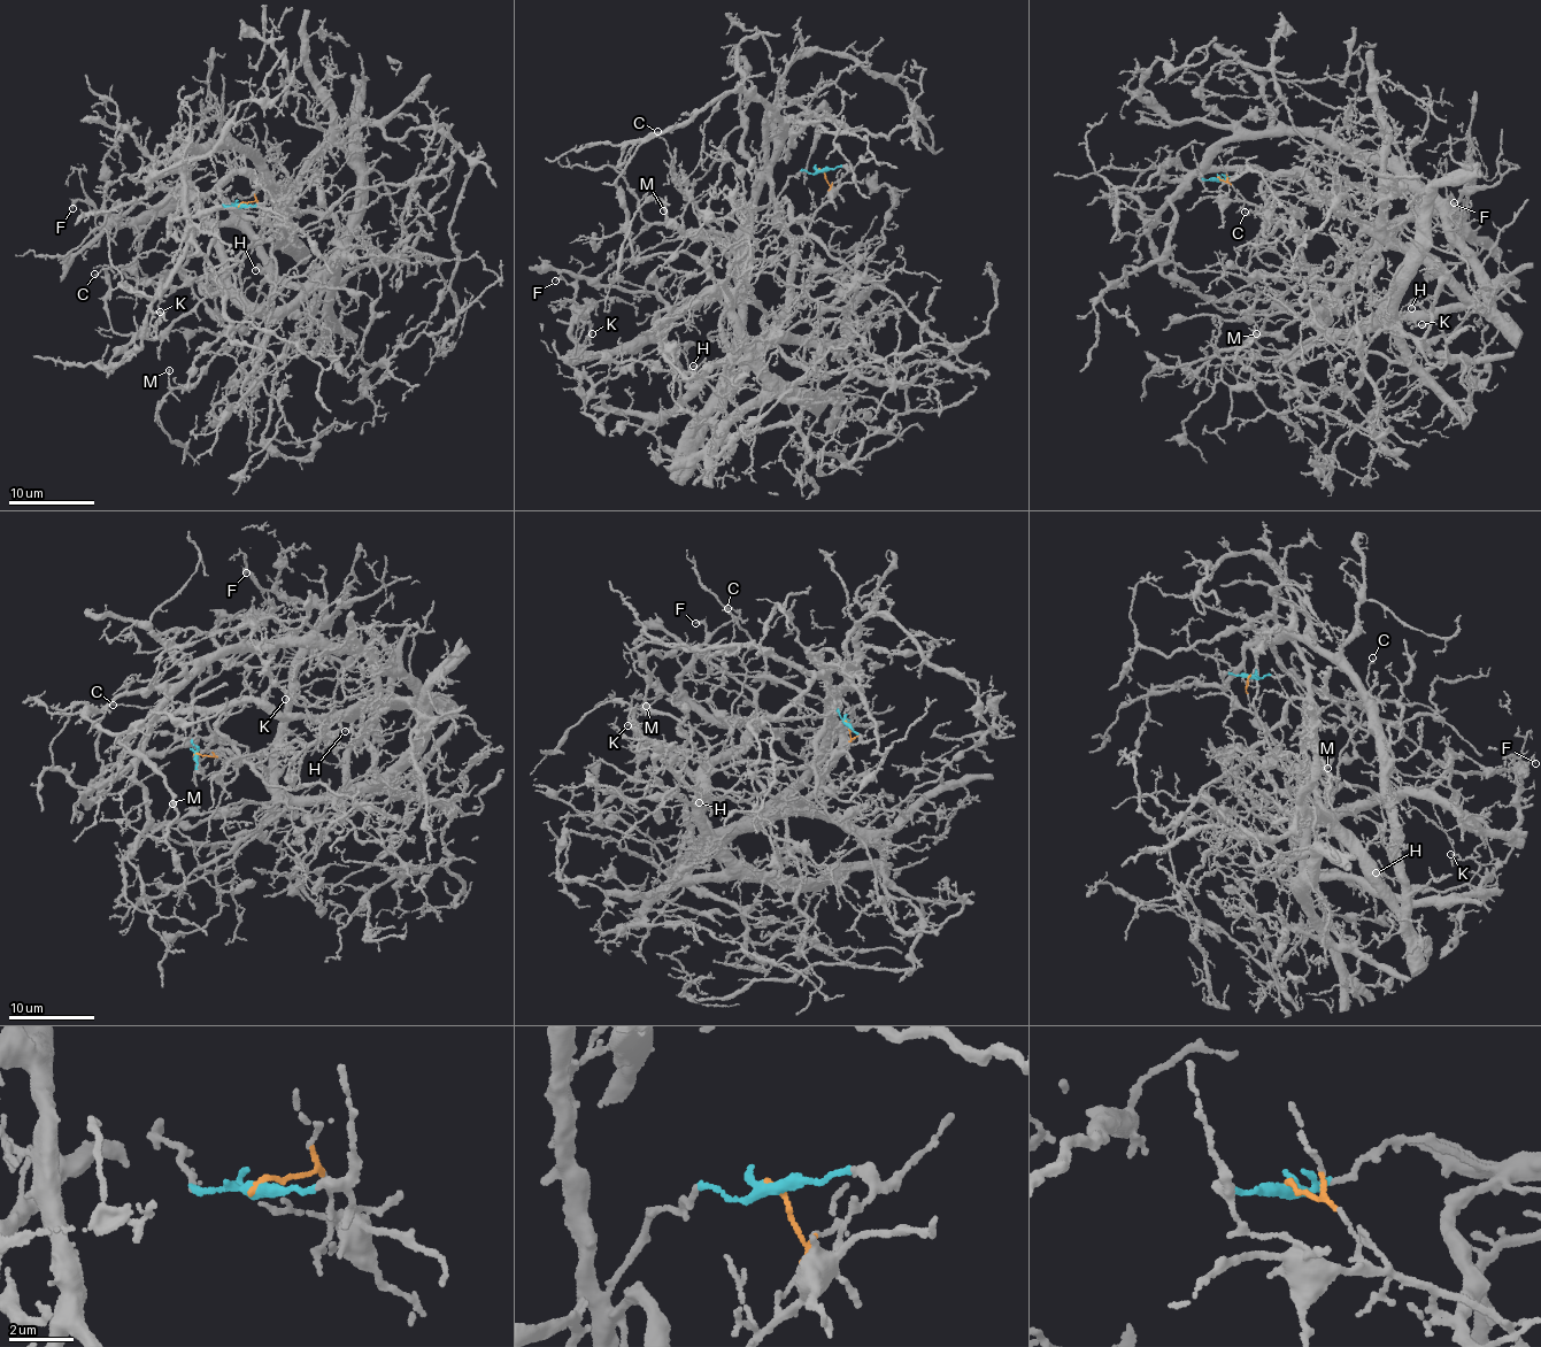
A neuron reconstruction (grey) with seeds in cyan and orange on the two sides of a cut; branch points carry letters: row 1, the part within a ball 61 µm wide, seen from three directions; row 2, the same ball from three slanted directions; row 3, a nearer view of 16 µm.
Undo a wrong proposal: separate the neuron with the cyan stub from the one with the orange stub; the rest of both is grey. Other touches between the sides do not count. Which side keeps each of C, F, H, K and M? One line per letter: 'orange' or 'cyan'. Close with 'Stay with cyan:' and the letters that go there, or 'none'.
C: orange
F: orange
H: orange
K: orange
M: orange
Stay with cyan: none

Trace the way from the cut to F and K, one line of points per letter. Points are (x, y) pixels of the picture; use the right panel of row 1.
F: (1217, 179), (1280, 218), (1317, 306), (1408, 222), (1450, 214), (1485, 244), (1463, 230), (1454, 204)
K: (1217, 179), (1280, 218), (1317, 306), (1408, 222), (1463, 222), (1485, 246), (1443, 270), (1465, 306), (1423, 324)

